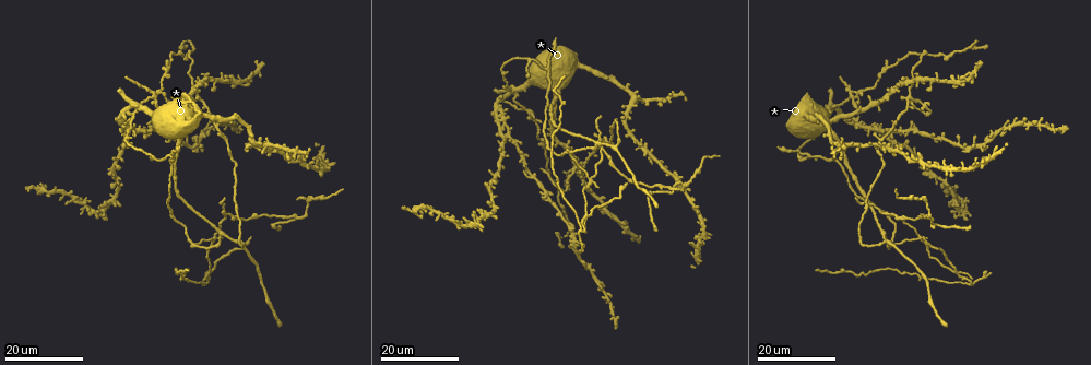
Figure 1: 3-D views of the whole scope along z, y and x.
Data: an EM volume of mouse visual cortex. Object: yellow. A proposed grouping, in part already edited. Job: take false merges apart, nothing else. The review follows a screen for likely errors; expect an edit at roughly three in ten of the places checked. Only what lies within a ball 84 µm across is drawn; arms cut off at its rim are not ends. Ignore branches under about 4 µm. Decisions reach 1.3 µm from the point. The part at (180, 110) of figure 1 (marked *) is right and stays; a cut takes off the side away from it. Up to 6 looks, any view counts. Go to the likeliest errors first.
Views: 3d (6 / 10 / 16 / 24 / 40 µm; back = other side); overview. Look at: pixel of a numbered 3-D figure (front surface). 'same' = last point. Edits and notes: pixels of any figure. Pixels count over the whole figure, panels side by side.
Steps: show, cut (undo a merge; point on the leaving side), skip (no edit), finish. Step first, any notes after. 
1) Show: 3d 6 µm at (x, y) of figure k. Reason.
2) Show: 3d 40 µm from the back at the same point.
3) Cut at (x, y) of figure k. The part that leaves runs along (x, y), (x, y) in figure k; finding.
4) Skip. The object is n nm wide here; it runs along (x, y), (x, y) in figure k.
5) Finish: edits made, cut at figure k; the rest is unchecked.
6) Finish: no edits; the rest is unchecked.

Show: 3d 24 µm at (569, 153) of figure 1. Looks like a crossing.

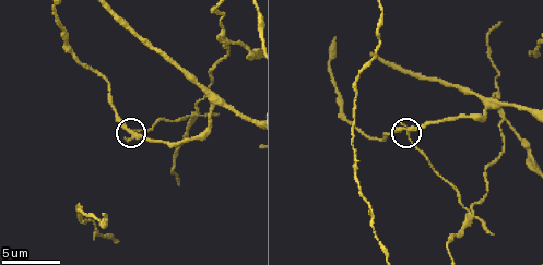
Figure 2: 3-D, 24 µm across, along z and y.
Show: 3d 10 µm at (410, 129) of figure 2.

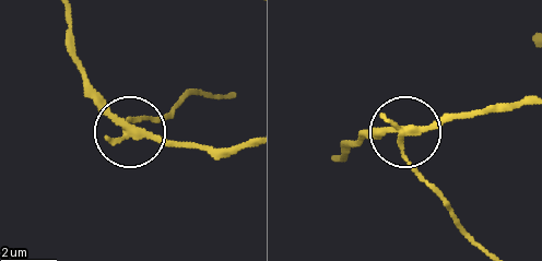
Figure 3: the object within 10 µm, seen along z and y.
Cut at (141, 121) of figure 3. 4 arms meet here; the part that leaves runs along (400, 139), (414, 171), (485, 249) in figure 3; two neurons meet here.

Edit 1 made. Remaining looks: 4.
Show: overview.

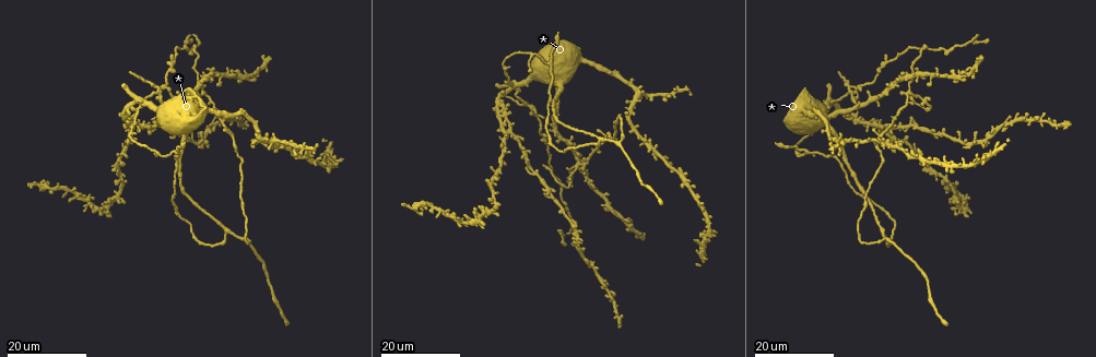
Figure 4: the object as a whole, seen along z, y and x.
Show: 3d 16 µm at (885, 238) of figure 4. Three arms meet.

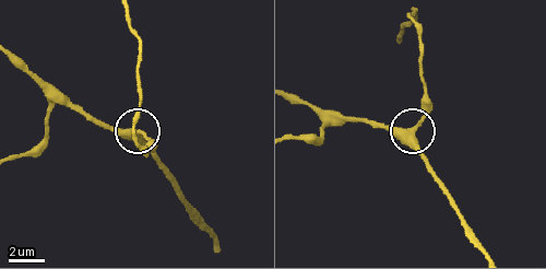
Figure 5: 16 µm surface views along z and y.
Show: 3d 10 µm at (410, 133) of figure 5.

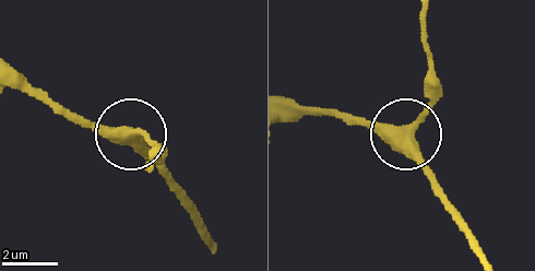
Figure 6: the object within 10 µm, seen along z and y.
Skip. The side arm is 32 µm long; it runs along (16, 72), (81, 117), (128, 133), (163, 168) in figure 6; all the same neuron.

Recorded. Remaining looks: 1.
Finish: edits made, cut at figure 3; the rest is unchecked.

